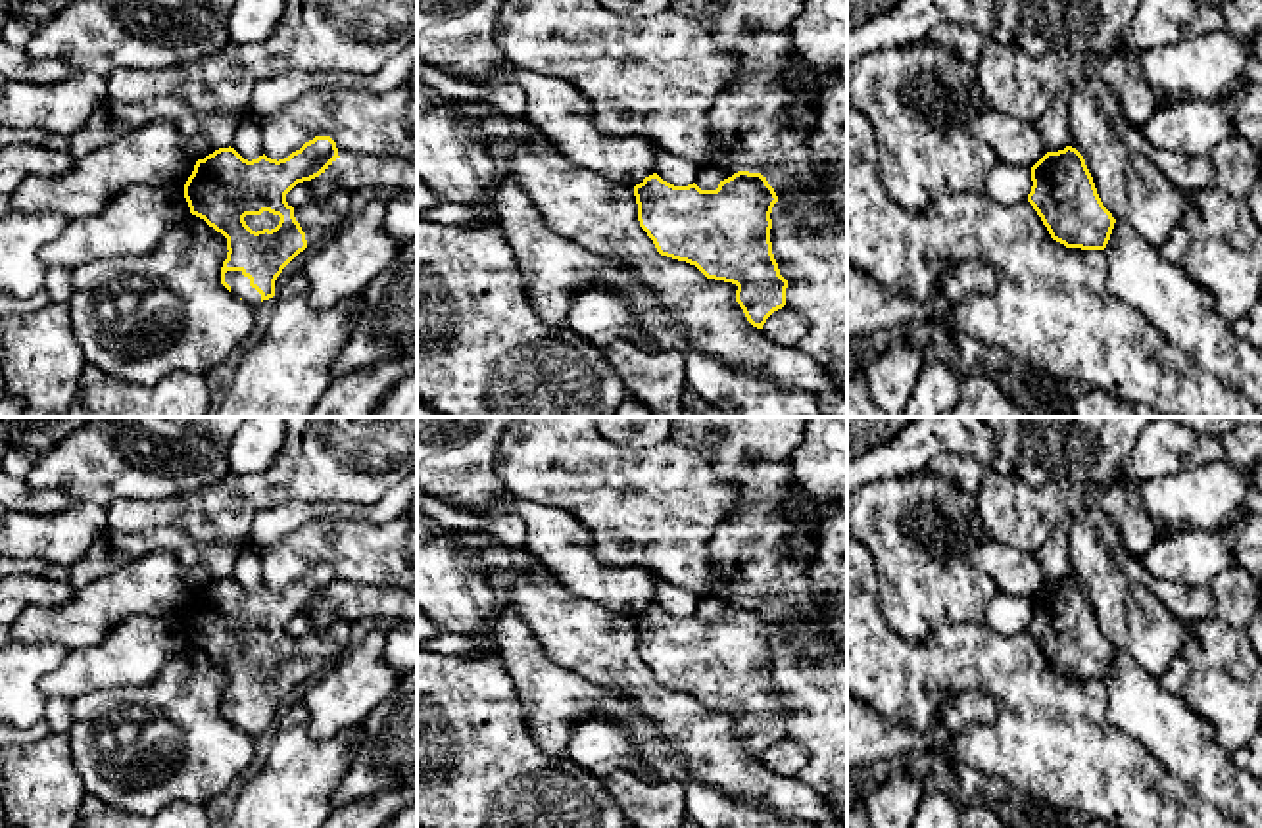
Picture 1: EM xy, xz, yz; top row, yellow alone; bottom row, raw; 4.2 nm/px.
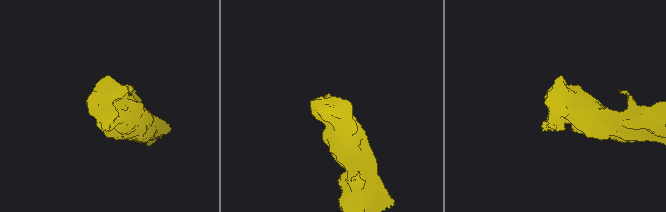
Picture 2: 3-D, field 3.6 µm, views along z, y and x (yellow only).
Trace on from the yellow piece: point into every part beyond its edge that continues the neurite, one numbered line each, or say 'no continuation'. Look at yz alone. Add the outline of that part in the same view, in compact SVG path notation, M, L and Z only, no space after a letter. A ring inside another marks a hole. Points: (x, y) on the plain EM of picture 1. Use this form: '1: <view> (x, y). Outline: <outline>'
no continuation

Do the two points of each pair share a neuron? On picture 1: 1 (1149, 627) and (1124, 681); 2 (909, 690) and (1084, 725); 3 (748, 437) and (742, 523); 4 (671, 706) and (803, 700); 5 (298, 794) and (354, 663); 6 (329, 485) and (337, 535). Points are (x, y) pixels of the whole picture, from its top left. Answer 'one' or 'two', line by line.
1: two
2: one
3: one
4: two
5: one
6: two

